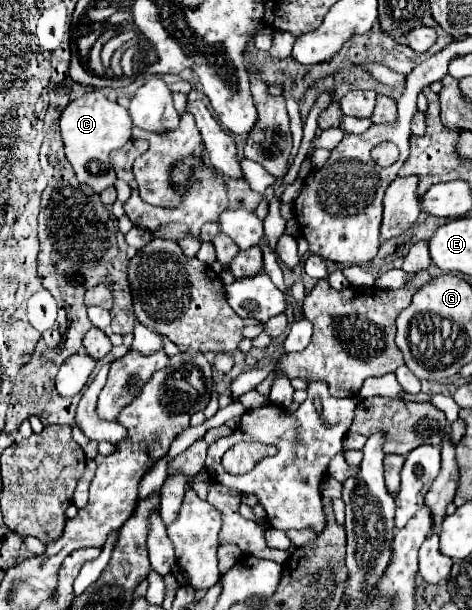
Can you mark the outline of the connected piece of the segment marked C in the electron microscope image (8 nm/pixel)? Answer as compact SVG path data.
M92 91L74 99L60 117L60 131L66 147L66 159L72 163L74 173L80 183L90 185L96 193L102 193L106 187L116 183L114 169L110 167L110 151L122 147L132 137L132 119L128 109L120 107L118 103L110 101L100 91Z

